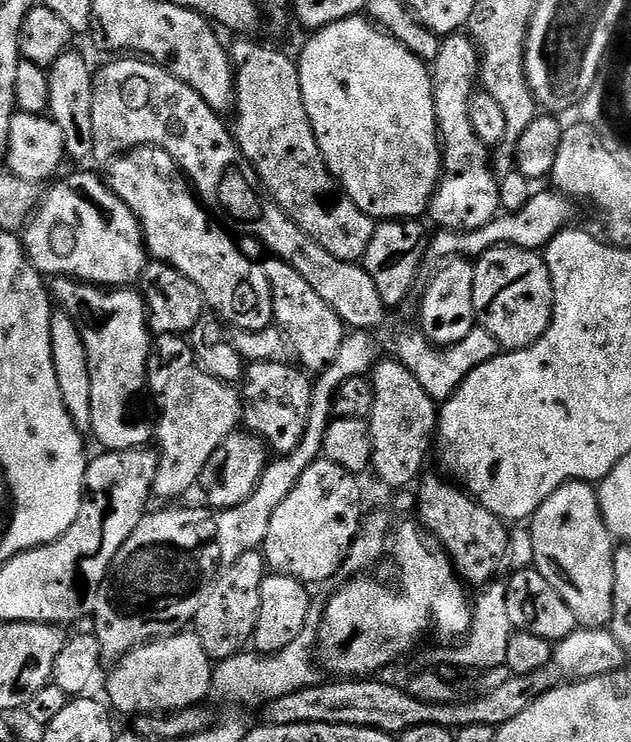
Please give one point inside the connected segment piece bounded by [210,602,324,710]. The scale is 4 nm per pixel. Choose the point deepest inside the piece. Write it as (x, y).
(249, 678)

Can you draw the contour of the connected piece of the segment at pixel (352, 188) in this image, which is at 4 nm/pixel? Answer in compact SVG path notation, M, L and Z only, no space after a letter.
M363 15L351 16L340 22L334 22L325 28L315 29L312 36L304 44L304 49L298 55L300 81L302 82L302 102L306 106L306 114L310 118L310 126L314 130L314 138L318 142L318 150L331 170L332 177L344 189L344 193L352 199L366 215L377 222L386 220L407 220L420 218L427 213L432 195L436 193L436 183L440 181L442 171L442 149L440 133L436 130L436 111L434 110L434 94L432 93L432 74L429 65L419 60L402 42L398 42L387 32L381 30L371 20Z

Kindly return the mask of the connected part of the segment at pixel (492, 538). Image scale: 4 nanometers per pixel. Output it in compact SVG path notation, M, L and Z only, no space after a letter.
M443 475L423 477L419 485L420 493L416 496L416 512L419 523L425 532L433 537L437 544L448 553L448 559L452 561L452 567L458 573L459 579L463 580L465 585L480 584L487 586L497 579L500 567L506 564L510 556L508 547L509 525L503 520L499 520L490 510L486 510L474 499L471 494L464 491L463 488L455 483L449 482Z

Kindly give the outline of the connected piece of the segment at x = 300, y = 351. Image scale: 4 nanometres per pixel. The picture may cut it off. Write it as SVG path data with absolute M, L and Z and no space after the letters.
M268 258L263 261L264 273L272 287L272 318L275 327L284 333L284 339L288 341L289 349L300 361L301 369L312 374L323 372L334 358L338 358L338 350L342 350L342 342L346 335L346 326L338 314L308 283L294 266L290 266L285 260Z

